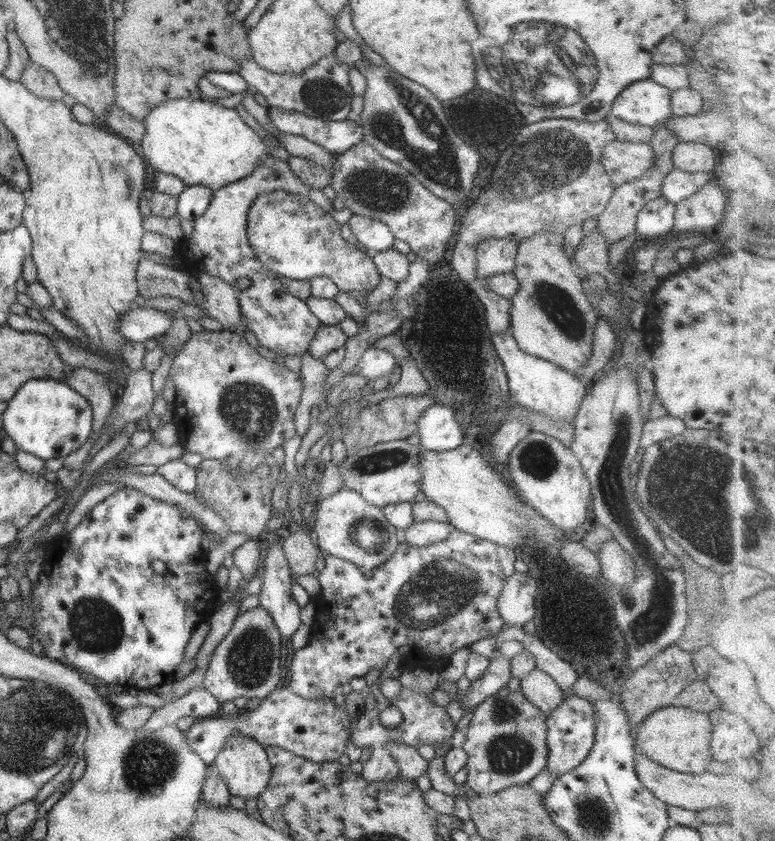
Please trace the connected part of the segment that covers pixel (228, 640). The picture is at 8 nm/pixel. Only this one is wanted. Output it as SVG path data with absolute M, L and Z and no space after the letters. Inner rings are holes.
M260 606L251 608L236 618L230 632L214 650L202 687L208 689L220 704L239 696L258 702L278 688L281 648L282 635L270 612Z

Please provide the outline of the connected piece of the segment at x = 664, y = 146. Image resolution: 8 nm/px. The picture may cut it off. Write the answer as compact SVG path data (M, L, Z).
M662 126L656 129L650 142L652 149L654 149L654 155L656 155L654 166L650 168L651 170L641 180L630 182L626 184L625 187L616 188L606 208L597 218L597 228L604 233L604 237L608 239L608 243L612 244L625 236L635 234L638 212L640 212L642 207L647 202L650 202L650 200L663 196L661 193L661 187L664 178L675 168L671 156L678 143L678 140L676 140L674 133L672 133L670 129L666 129L666 127Z

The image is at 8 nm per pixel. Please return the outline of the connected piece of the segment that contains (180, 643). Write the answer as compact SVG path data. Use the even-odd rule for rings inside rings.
M124 486L116 493L96 504L67 537L63 537L50 545L50 554L43 564L38 584L30 592L32 608L24 604L22 614L18 618L18 623L20 626L29 629L34 639L41 642L47 658L73 669L77 668L80 672L92 674L102 684L110 684L110 686L116 684L125 685L137 689L153 689L160 686L172 678L174 670L183 662L184 652L193 630L199 623L207 621L210 614L219 608L217 602L222 588L215 583L215 578L206 569L208 551L204 550L201 546L203 538L206 536L207 533L201 525L196 520L184 515L181 512L180 506L168 504L168 502L151 497L149 494L145 494L136 488ZM154 560L165 563L168 573L161 576L156 574L150 567Z

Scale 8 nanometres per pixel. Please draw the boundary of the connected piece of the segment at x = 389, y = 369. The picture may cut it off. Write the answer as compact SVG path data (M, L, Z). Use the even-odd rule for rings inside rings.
M369 346L363 351L362 358L354 371L368 378L370 383L390 373L392 373L391 381L394 381L397 377L398 366L398 360L388 350Z

